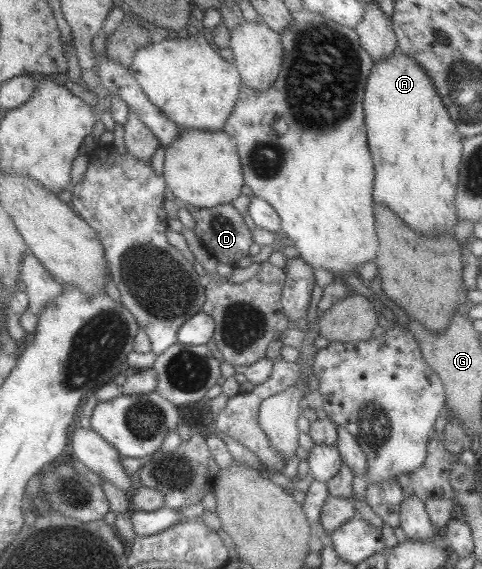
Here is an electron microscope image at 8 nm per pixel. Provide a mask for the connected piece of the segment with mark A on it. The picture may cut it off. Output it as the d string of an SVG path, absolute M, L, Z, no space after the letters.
M394 50L385 59L374 61L363 95L366 143L374 167L373 203L387 205L393 215L397 215L417 235L454 235L458 221L453 196L457 188L457 169L462 162L464 137L456 130L430 77L416 61Z

